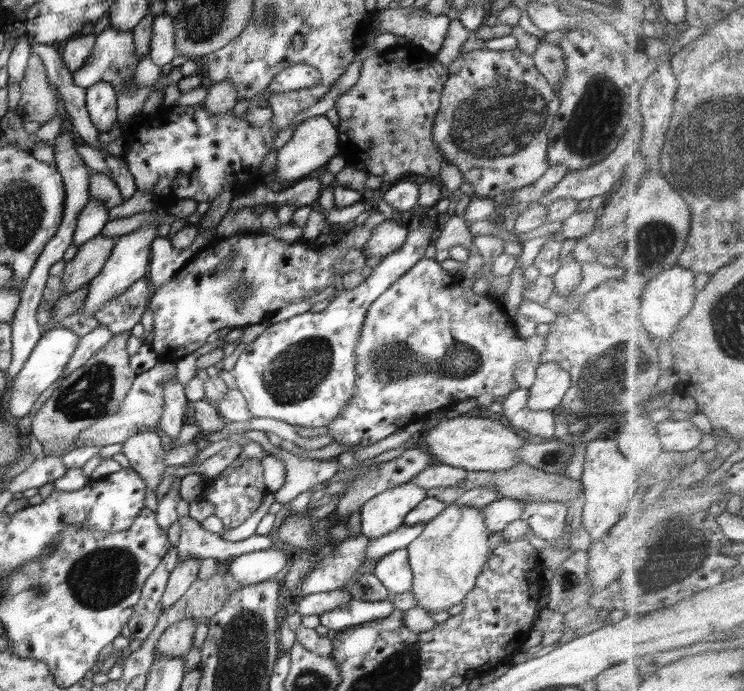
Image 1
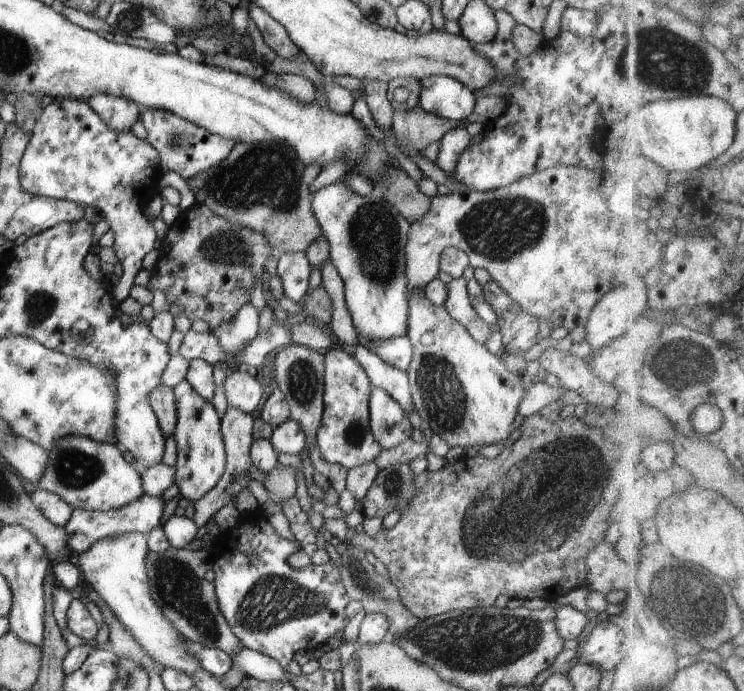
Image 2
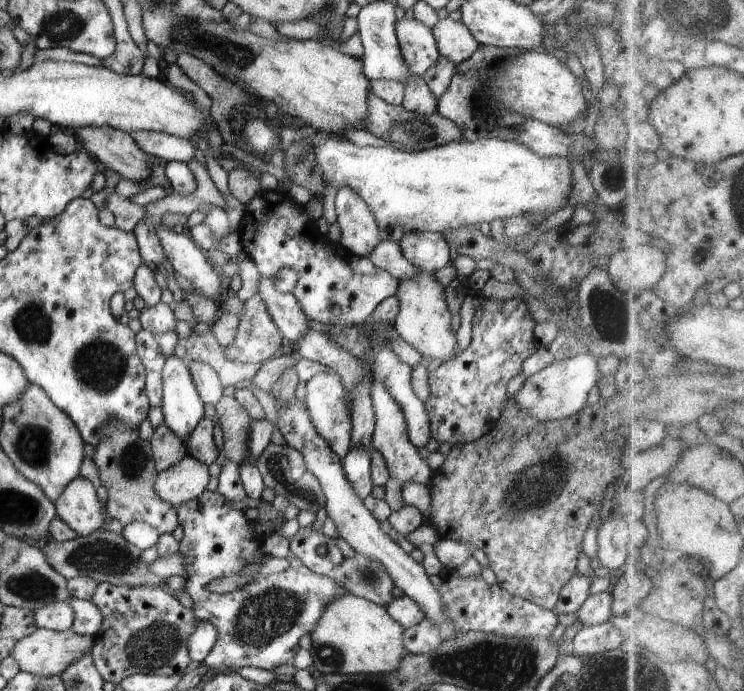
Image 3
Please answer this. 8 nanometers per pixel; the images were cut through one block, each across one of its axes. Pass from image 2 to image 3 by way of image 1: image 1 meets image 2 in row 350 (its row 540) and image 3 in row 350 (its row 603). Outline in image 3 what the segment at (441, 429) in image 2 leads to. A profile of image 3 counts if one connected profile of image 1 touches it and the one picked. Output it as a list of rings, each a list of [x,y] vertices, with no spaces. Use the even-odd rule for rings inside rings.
[[[421,269],[410,280],[400,281],[395,295],[399,298],[400,311],[393,321],[393,328],[402,340],[413,346],[421,356],[439,360],[441,365],[453,361],[460,354],[444,289],[434,274]]]

